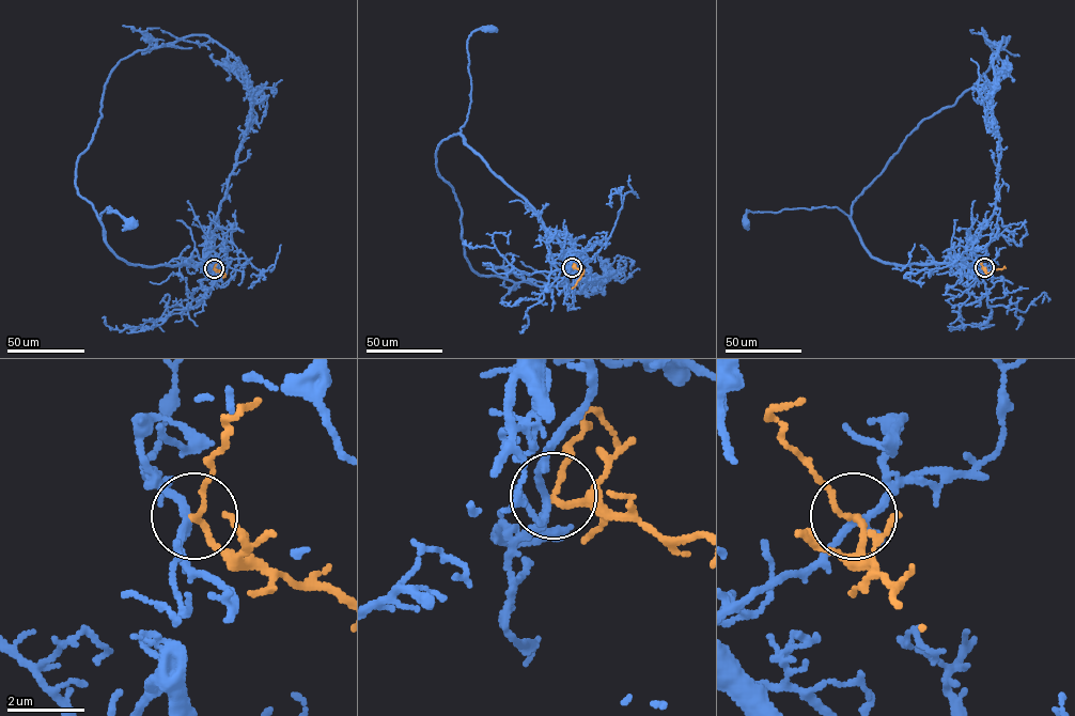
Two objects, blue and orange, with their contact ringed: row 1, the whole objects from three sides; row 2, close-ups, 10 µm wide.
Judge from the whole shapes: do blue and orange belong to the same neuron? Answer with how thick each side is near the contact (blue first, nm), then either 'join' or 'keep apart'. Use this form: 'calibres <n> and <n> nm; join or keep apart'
calibres 180 and 130 nm; keep apart

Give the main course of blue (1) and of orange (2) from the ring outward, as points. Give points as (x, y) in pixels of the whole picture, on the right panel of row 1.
1: (984, 267), (970, 273), (968, 265), (885, 263), (861, 244), (848, 216), (837, 207), (749, 211), (745, 222)
2: (984, 267), (986, 274), (1006, 268)

